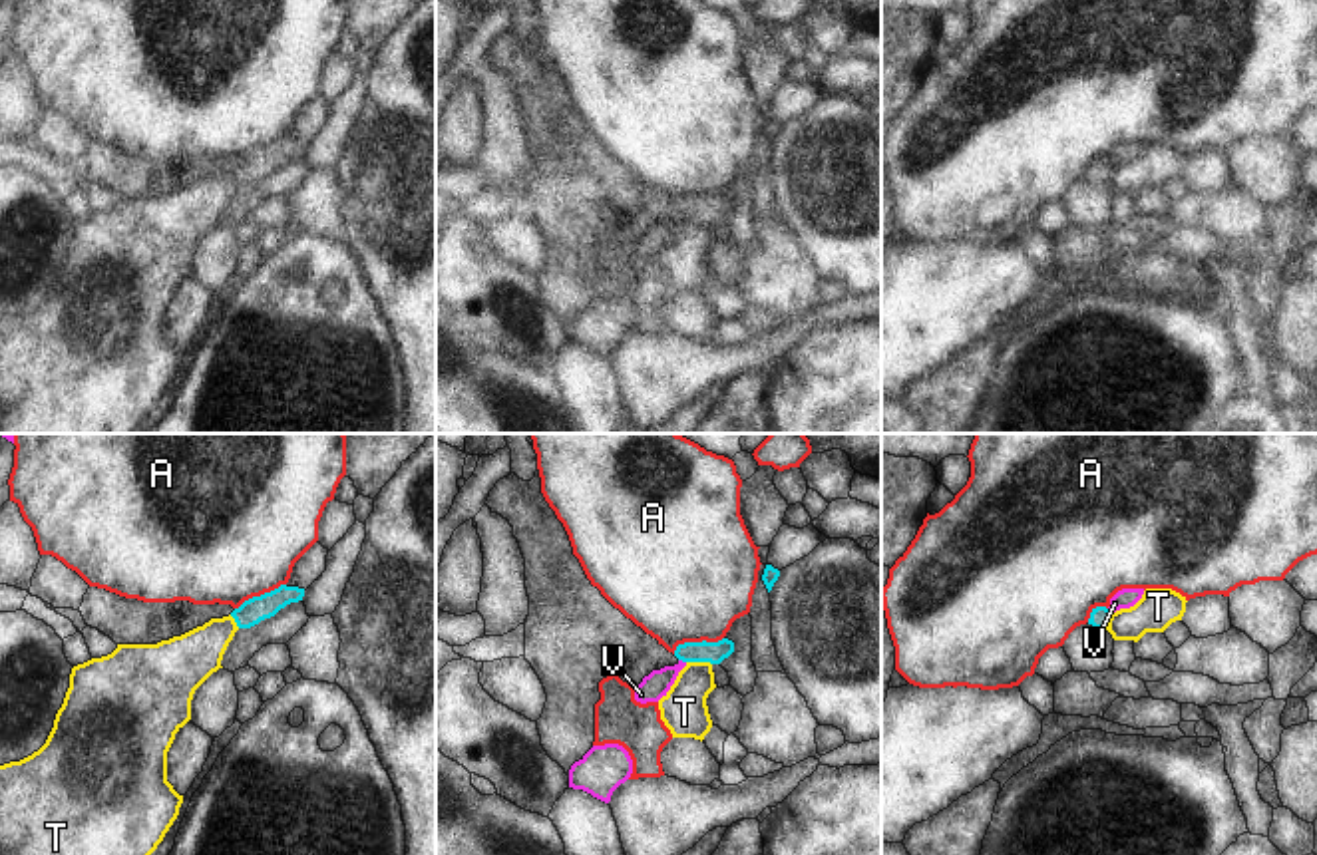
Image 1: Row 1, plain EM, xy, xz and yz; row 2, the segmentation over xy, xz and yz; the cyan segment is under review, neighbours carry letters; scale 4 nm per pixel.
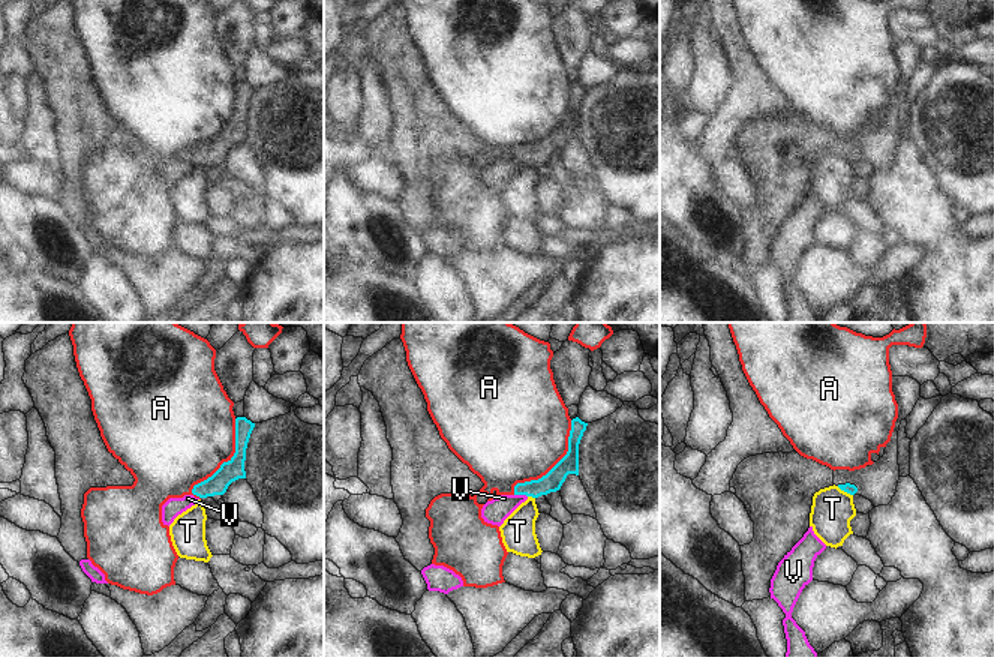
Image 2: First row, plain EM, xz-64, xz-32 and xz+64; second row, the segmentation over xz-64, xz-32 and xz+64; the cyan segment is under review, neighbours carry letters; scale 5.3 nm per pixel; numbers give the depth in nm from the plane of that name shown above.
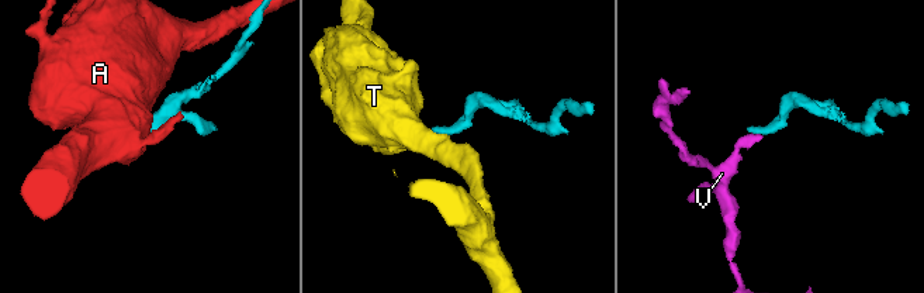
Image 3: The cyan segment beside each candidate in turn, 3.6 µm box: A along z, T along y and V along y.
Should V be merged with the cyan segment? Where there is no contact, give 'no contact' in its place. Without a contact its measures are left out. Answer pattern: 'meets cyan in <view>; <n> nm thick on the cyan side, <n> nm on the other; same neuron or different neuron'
meets cyan in xz; 90 nm thick on the cyan side, 110 nm on the other; different neuron

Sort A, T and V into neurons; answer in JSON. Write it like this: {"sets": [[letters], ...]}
{"sets": [["A"], ["T"], ["V"]]}

